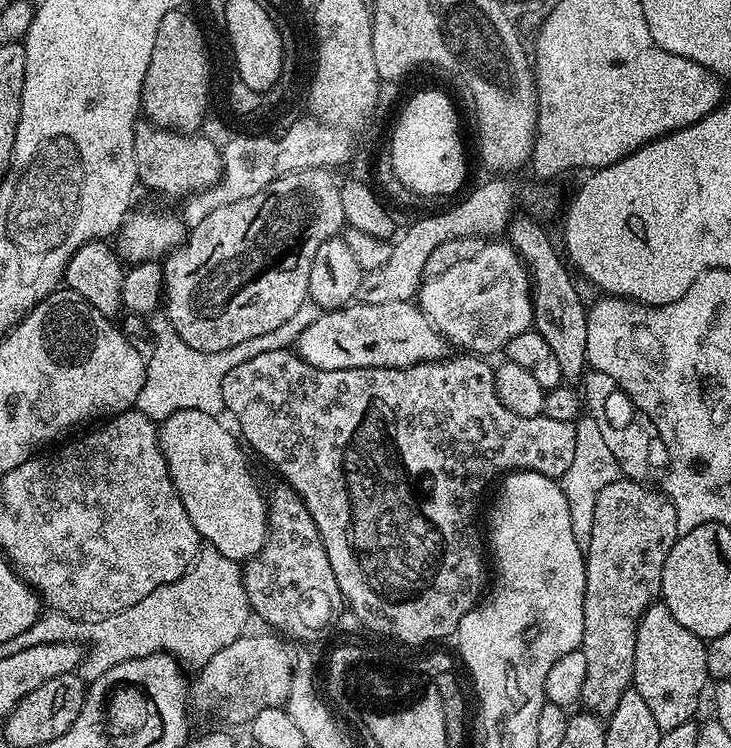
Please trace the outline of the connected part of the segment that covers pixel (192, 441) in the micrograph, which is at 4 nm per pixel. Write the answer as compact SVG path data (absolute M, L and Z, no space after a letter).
M178 410L176 413L170 414L170 416L164 419L159 425L160 449L166 458L166 466L170 470L170 478L174 482L174 490L178 490L178 498L182 498L182 506L186 506L186 514L190 514L190 522L194 522L194 530L200 535L201 541L207 542L211 547L216 548L218 554L226 554L226 558L237 562L247 562L251 560L253 556L258 555L262 550L262 546L268 540L268 502L265 493L263 491L260 493L260 484L256 481L256 476L252 473L251 466L248 465L249 453L242 447L241 441L237 439L235 435L232 437L218 421L220 420L217 419L215 415L203 413L202 410Z

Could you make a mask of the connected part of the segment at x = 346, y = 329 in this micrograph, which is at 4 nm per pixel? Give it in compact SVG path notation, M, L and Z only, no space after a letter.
M353 302L343 308L321 311L317 320L303 330L294 348L307 364L326 371L350 370L354 367L409 368L415 364L425 364L428 360L443 360L450 352L448 341L412 302L386 302L383 306Z

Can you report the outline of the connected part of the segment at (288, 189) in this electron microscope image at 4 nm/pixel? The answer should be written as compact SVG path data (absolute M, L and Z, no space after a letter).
M307 168L286 174L270 182L266 190L242 198L242 202L218 206L214 214L206 214L206 218L187 233L179 248L167 253L163 261L162 308L182 342L198 351L230 350L238 342L277 329L298 312L298 306L308 299L310 266L314 254L318 254L318 246L345 227L340 184L332 176L333 173L326 168Z

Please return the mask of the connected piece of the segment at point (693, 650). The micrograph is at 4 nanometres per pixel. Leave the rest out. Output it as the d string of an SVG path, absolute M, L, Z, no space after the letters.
M663 602L652 603L638 622L632 683L646 706L650 706L650 714L654 714L661 732L674 730L674 726L682 726L695 717L692 715L700 704L700 691L709 680L705 641L690 634Z

